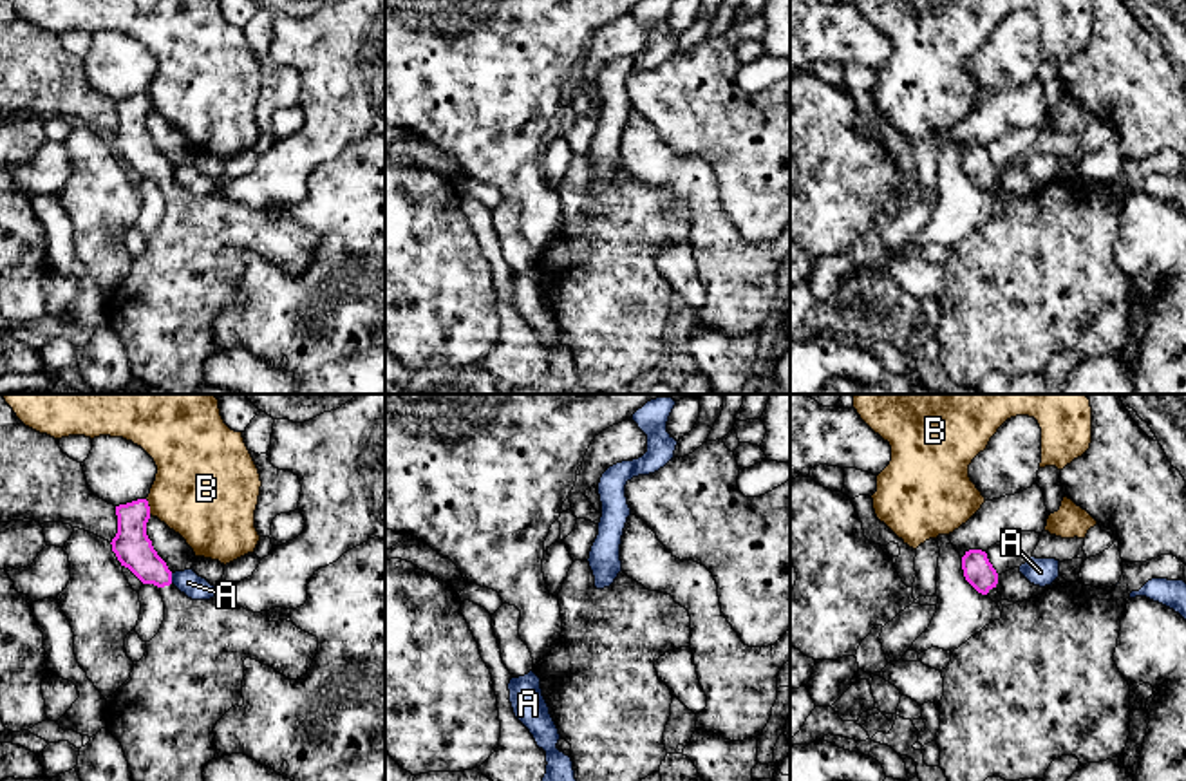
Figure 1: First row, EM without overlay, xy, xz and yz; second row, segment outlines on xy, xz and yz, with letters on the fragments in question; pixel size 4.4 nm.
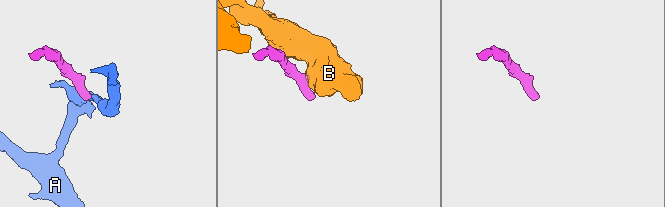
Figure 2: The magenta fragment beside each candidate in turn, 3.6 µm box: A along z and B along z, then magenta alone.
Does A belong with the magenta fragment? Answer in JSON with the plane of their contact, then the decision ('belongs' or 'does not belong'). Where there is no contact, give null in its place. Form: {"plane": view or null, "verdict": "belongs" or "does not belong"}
{"plane": "xy", "verdict": "does not belong"}

